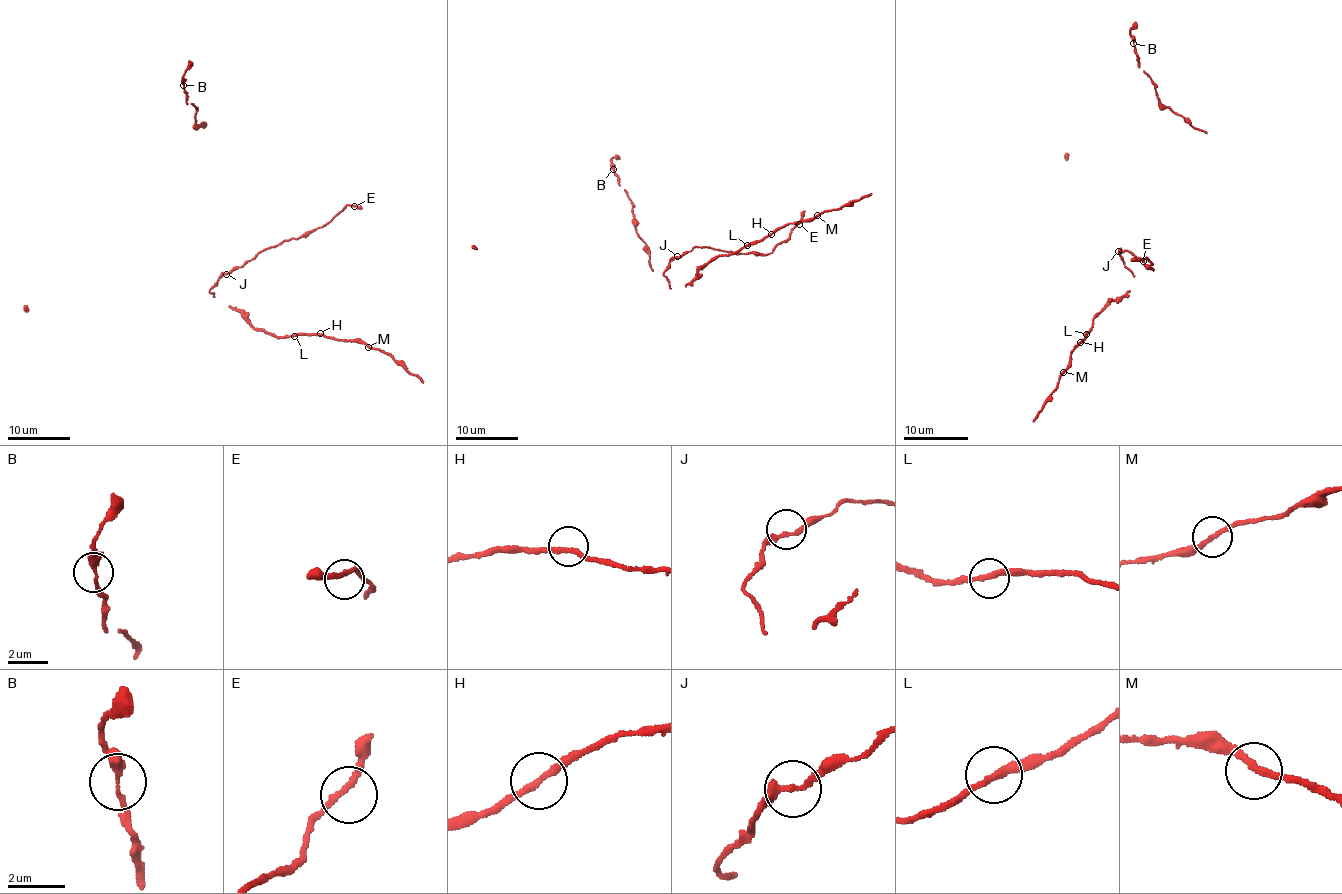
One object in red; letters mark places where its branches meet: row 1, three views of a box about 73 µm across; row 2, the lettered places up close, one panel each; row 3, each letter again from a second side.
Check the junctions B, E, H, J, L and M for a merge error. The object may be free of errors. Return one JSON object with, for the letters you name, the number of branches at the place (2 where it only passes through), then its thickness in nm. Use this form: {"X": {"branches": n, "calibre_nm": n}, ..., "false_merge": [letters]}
{"false_merge": []}

